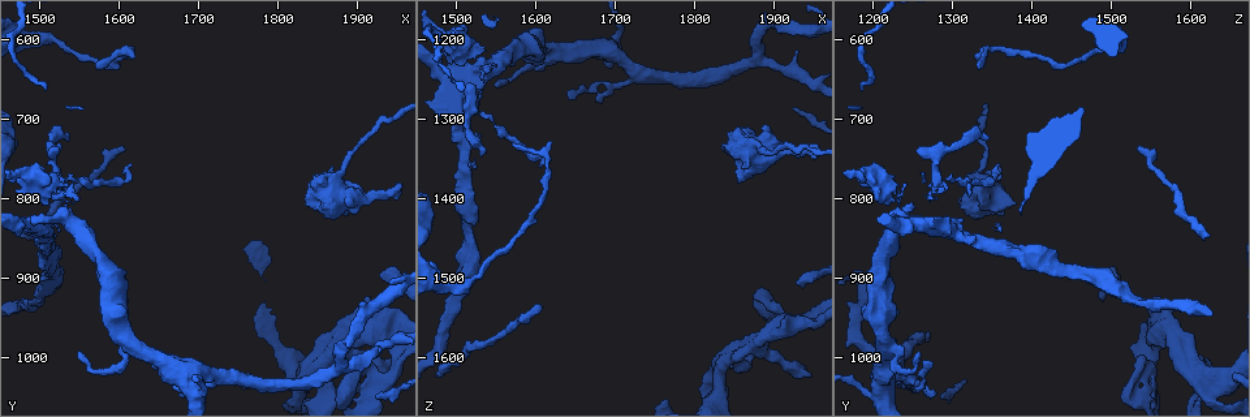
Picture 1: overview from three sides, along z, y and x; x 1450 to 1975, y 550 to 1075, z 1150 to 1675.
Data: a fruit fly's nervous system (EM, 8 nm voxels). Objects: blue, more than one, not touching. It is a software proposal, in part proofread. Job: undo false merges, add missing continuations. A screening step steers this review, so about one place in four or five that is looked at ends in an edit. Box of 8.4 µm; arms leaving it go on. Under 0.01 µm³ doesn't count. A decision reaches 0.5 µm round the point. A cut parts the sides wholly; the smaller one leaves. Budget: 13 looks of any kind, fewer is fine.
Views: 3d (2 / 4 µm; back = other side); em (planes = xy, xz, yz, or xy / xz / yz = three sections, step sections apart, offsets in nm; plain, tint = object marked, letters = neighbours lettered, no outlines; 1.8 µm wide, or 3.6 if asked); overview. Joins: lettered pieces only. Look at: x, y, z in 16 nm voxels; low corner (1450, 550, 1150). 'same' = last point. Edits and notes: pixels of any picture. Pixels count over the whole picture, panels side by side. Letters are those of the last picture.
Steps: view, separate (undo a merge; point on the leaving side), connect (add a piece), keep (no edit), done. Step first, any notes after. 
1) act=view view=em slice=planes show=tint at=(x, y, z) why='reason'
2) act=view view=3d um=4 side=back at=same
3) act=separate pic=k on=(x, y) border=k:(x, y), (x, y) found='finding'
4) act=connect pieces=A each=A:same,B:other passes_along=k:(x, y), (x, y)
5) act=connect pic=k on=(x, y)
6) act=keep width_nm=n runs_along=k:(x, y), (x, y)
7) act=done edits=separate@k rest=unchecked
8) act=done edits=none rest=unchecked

act=view view=3d um=4 at=(1890, 800, 1335) why='branch point'

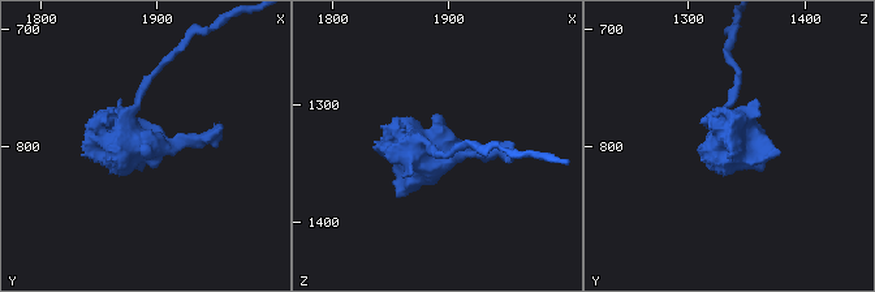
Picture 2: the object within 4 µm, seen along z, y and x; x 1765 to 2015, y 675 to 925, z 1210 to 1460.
act=view view=em um=3.6 slice=xz step=16 show=tint at=(1886, 802, 1334)

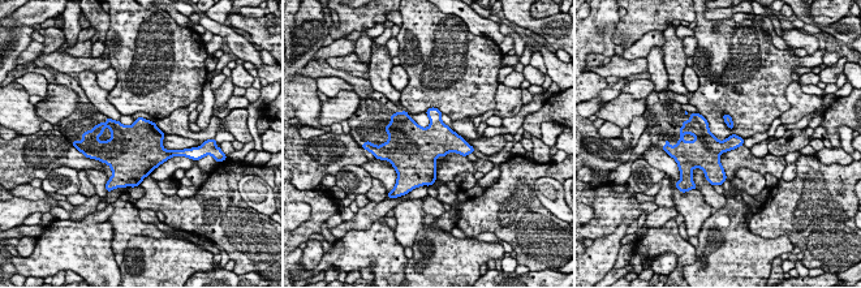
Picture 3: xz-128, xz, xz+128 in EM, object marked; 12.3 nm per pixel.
act=view view=em um=3.6 slice=planes show=letters at=same why='another direction'

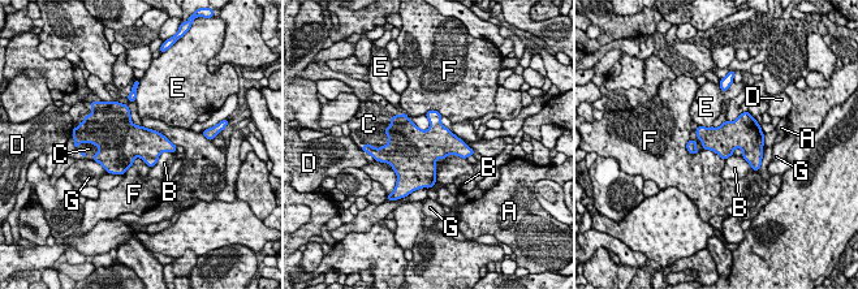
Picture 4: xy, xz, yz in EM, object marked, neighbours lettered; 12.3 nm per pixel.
act=connect pieces=C longest_contact=F:380nm each=A:other,B:other,C:same,D:other,E:other,F:other,G:other passes_along=4:(119, 143), (99, 149), (89, 149) found='the cell continues'

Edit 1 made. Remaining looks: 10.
act=view view=overview

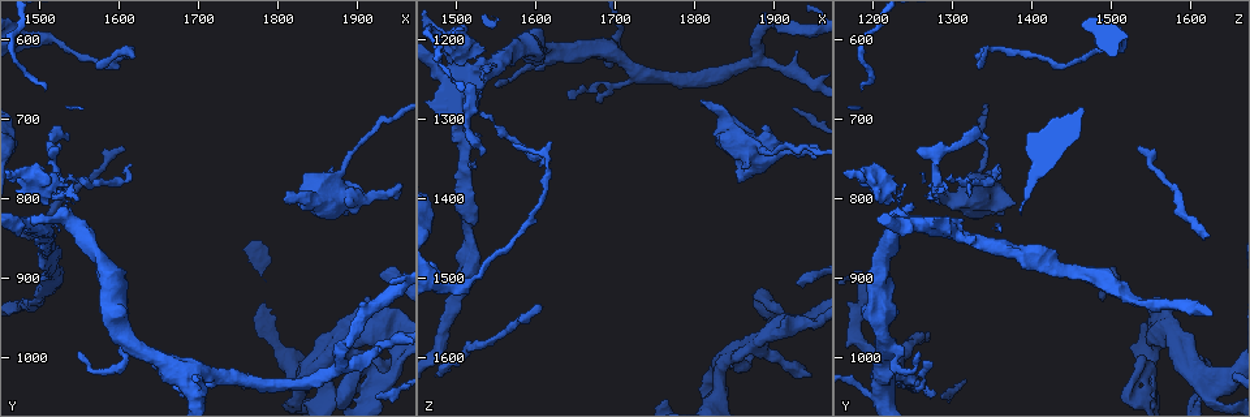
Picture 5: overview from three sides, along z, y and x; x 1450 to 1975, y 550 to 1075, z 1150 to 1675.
act=view view=3d um=4 at=(1910, 935, 1550) why='stops while still wide'

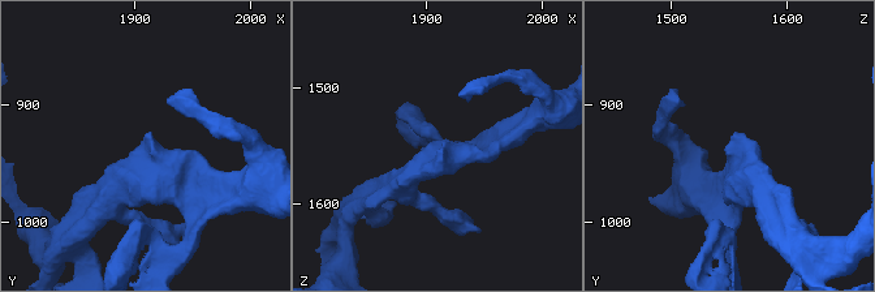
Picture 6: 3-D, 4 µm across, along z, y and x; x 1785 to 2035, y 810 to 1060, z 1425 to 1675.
act=view view=em slice=planes show=letters at=(1912, 932, 1552)

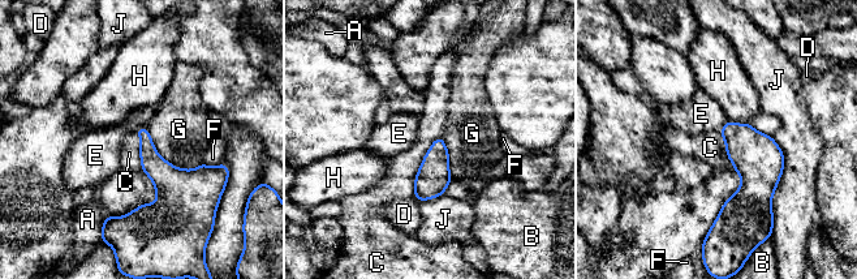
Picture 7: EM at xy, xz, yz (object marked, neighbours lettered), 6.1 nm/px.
act=keep longest_contact=J:500nm each=A:other,B:other,C:other,D:other,E:other,F:other,G:other,H:other,J:other found='no lettered piece goes on from it'

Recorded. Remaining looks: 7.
act=view view=3d um=4 at=(1685, 1020, 1210)

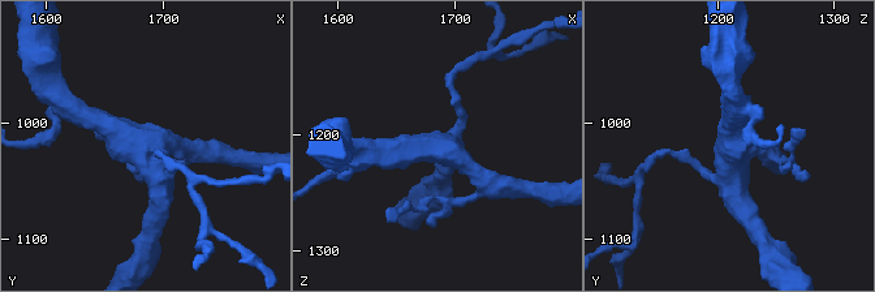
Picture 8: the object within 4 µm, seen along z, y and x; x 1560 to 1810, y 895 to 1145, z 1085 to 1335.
act=view view=em slice=planes show=letters at=(1684, 1018, 1210)

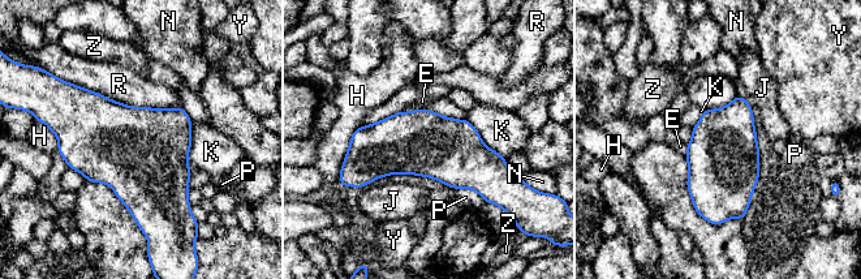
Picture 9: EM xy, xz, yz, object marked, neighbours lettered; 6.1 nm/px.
act=keep each=E:other,H:other,J:other,K:other,N:other,P:other,R:other,Y:other,Z:other border=9:(465, 117), (479, 138), (504, 158) found='continuous, no second cell'

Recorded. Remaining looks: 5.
act=view view=em slice=planes show=letters at=(1535, 725, 1345) why='branch stops here'

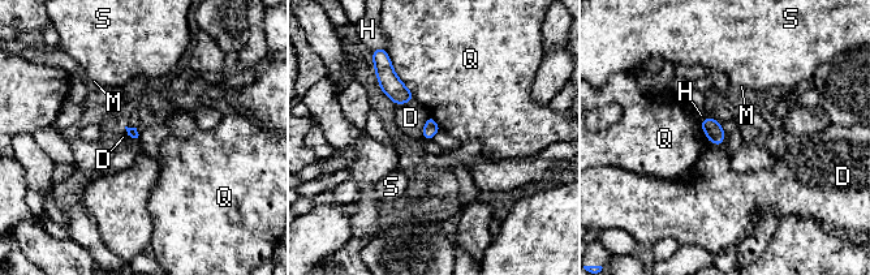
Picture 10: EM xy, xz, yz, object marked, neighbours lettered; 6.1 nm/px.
act=keep each=D:other,H:other,M:other,Q:other,S:other border=10:(430, 114), (421, 137) found='none of them fits'

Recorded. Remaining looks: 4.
act=view view=em slice=planes show=letters at=(1615, 615, 1350) why='sharp bend'

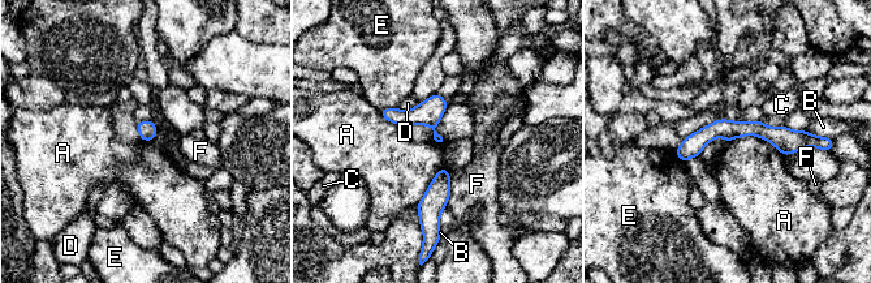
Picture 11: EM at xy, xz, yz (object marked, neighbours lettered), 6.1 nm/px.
act=keep each=A:other,B:other,C:other,D:other,E:other,F:other border=11:(727, 141), (754, 134), (784, 155) found='one cell here'

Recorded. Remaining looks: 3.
act=done edits=connect@4 rest=unchecked

